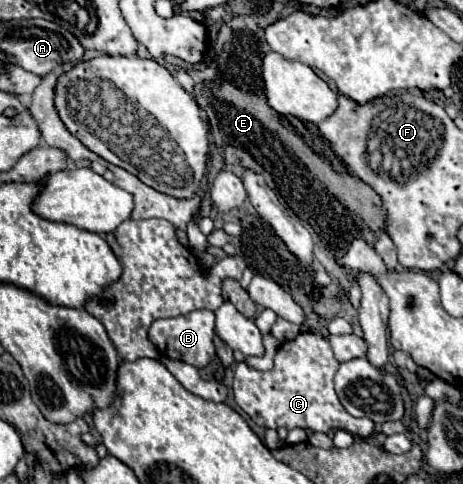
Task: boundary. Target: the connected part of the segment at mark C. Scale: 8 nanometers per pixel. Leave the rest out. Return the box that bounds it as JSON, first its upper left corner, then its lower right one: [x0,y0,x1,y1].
[234,333,376,439]

